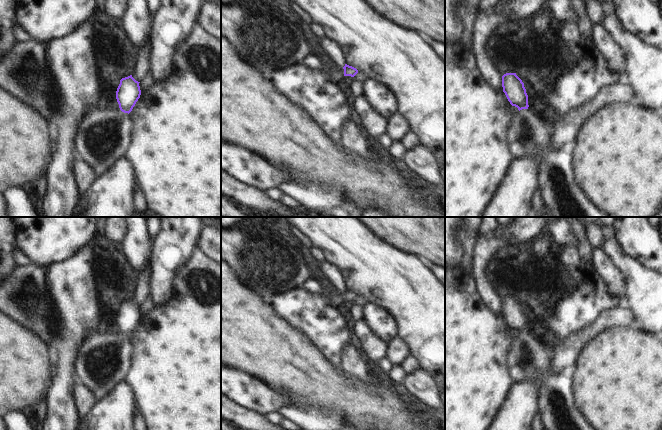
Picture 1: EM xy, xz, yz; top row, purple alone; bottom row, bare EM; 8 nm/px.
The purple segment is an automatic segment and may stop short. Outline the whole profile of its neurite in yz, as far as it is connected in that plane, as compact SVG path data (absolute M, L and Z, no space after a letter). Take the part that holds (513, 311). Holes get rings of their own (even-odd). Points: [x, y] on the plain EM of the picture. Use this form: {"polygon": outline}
{"polygon": "M516 297L504 298L502 300L502 311L510 328L519 334L513 341L509 356L512 377L517 383L535 378L541 380L537 404L538 410L543 412L544 430L596 430L576 406L572 389L575 367L566 367L557 374L552 372L550 367L550 349L536 342L528 334L528 319L524 307Z"}

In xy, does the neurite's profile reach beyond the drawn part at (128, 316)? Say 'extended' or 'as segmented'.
extended

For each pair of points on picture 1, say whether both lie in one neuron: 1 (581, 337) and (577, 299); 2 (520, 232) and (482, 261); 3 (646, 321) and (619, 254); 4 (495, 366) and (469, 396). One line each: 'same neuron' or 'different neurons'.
1: different neurons
2: different neurons
3: same neuron
4: same neuron

